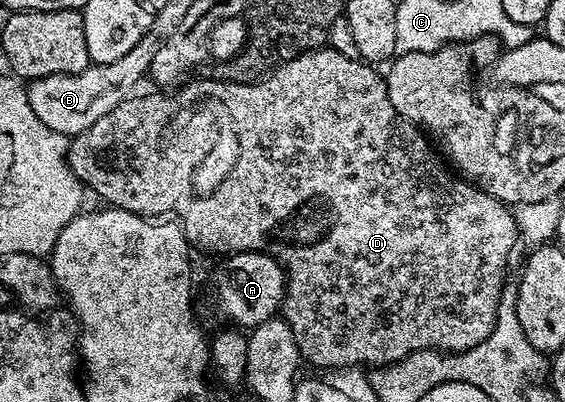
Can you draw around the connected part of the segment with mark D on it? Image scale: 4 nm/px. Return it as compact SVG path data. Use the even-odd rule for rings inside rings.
M323 48L309 50L292 60L281 62L257 82L215 82L212 78L202 76L199 77L198 84L192 80L187 85L180 86L175 99L170 92L154 92L158 94L146 94L143 98L131 96L116 104L116 108L112 108L108 116L100 116L100 120L96 120L92 128L73 135L70 138L70 150L66 154L66 159L69 160L74 175L82 181L83 187L87 191L95 190L100 197L107 198L110 201L107 203L111 207L147 216L158 216L161 215L158 214L161 210L171 210L175 214L171 215L180 220L182 231L186 233L186 241L195 251L207 250L210 254L229 256L241 254L244 250L255 250L261 254L272 255L286 271L286 299L282 302L281 317L291 326L301 357L314 366L323 366L323 371L381 368L404 360L412 352L421 350L440 350L458 354L461 350L476 348L476 344L488 340L494 321L498 318L502 287L507 281L506 265L510 262L510 253L514 250L514 241L520 237L520 231L514 222L511 207L488 196L488 192L478 189L471 182L455 176L451 167L440 157L439 151L434 151L430 147L431 139L413 122L400 116L396 108L392 108L392 100L388 100L385 77L374 70L377 69L373 65L356 58L340 56L340 52ZM158 126L158 142L162 142L162 156L160 162L152 160L152 164L160 166L144 170L148 174L148 186L142 186L142 168L136 168L136 160L132 160L134 156L128 150L134 150L138 142L142 142L142 146L146 146L146 142L154 142L154 130L158 130ZM222 142L242 142L243 154L234 174L226 174L226 178L220 182L222 174L226 172L226 166L222 166L222 152L226 152L222 150Z

